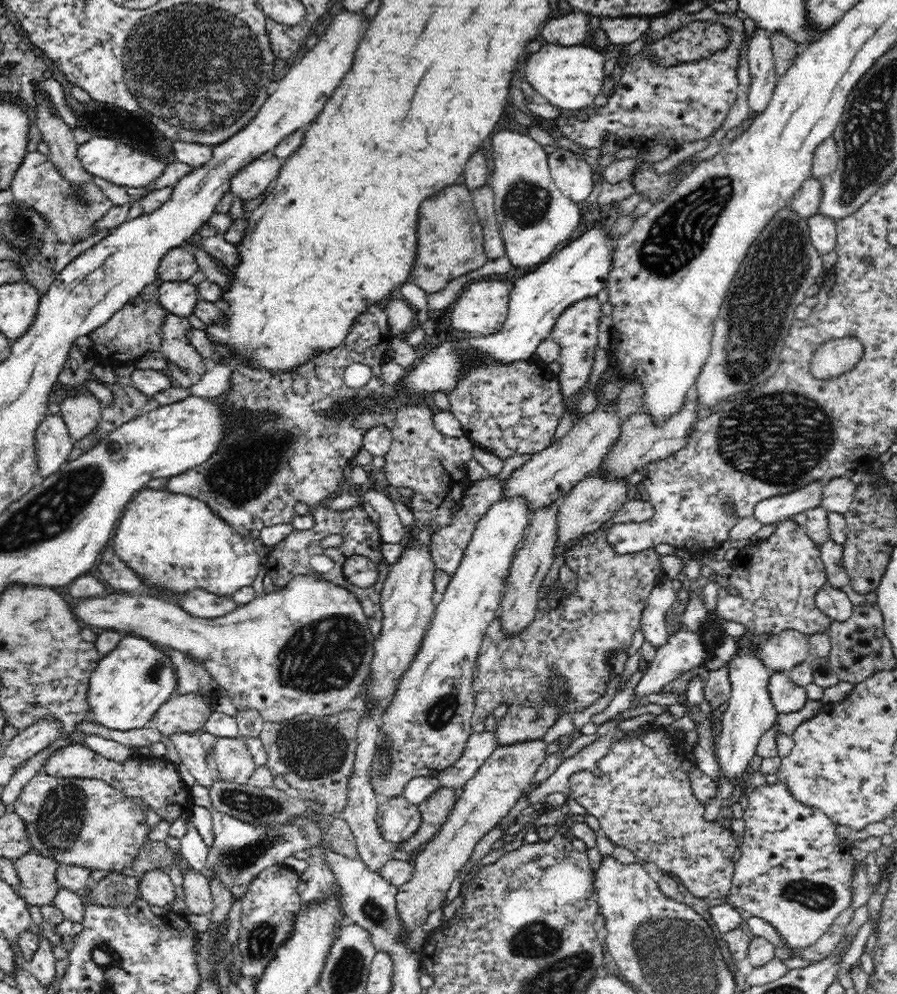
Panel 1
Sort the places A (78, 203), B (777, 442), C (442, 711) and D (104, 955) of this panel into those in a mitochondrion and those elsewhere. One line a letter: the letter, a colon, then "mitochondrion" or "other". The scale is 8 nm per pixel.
A: mitochondrion
B: mitochondrion
C: mitochondrion
D: mitochondrion

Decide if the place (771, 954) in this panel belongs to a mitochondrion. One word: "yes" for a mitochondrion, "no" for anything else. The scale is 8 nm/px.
no

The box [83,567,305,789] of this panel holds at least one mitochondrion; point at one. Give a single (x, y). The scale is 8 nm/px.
(153, 673)

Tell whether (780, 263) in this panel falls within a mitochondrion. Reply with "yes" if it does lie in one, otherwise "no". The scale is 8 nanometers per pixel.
yes

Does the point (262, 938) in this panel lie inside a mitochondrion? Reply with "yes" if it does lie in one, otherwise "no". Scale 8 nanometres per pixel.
yes

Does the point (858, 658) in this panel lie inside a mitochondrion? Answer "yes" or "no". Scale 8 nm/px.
no

